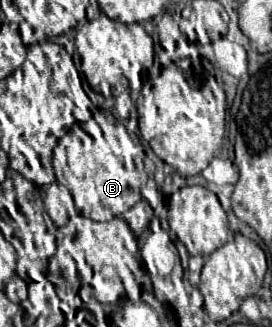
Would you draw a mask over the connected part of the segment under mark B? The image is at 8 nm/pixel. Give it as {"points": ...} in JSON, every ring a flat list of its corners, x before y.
{"points":[[102,109,96,110,93,118,86,123,75,123,73,129,59,139,59,145,53,149,53,169,57,183,69,189,81,215,93,221,111,221,141,201,139,169,145,173,145,185,148,175,144,165,144,149,136,142,122,123]]}

